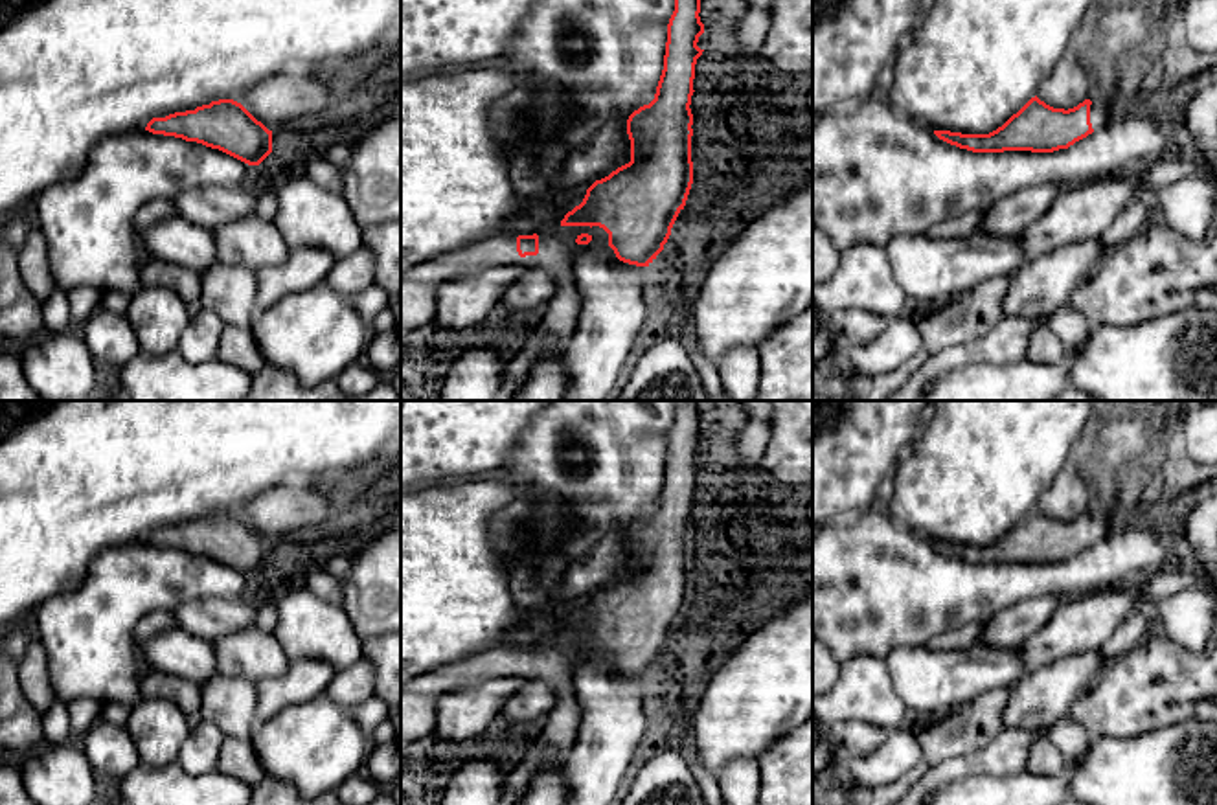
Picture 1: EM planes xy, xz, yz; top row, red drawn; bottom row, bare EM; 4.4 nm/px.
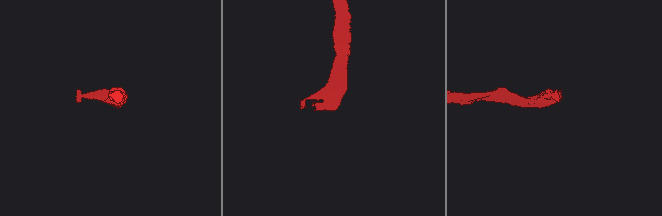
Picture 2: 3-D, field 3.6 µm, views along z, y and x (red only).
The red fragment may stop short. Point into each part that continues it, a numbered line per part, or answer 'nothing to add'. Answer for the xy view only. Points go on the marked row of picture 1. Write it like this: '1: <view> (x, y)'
nothing to add

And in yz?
1: yz (1100, 114)

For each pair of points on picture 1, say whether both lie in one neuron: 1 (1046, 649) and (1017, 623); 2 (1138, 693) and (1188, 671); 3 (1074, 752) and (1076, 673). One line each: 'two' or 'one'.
1: two
2: one
3: two

